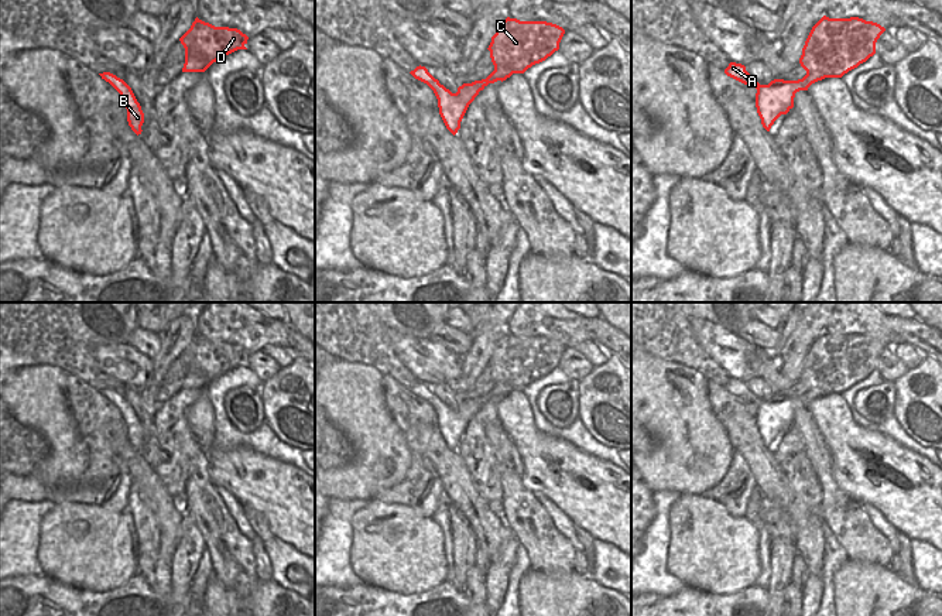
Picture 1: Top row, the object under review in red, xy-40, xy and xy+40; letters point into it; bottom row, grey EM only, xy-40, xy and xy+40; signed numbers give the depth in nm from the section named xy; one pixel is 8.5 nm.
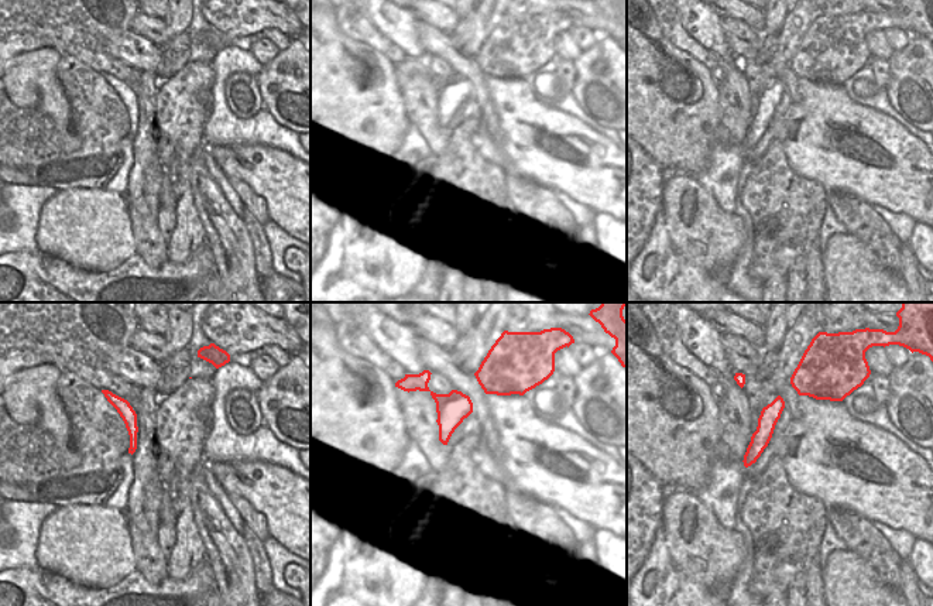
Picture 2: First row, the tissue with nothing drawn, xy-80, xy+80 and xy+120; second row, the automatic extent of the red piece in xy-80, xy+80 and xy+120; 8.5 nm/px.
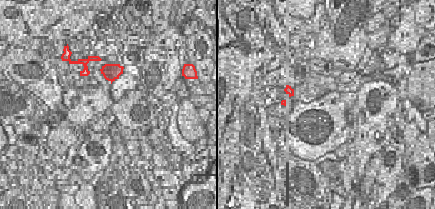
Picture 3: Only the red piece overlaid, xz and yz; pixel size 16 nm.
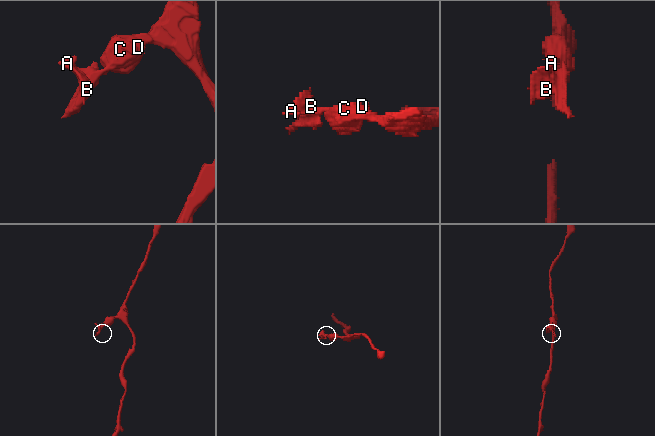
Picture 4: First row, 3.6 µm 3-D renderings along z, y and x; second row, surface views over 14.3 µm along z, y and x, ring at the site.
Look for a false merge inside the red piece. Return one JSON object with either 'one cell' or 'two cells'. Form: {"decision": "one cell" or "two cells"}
{"decision": "two cells"}

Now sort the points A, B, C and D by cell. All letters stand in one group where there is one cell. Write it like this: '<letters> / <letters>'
A B / C D

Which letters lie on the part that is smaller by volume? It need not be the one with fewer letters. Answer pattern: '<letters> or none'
A, B

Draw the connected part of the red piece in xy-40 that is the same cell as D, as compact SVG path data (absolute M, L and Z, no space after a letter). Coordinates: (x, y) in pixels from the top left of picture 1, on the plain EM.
M198 333L179 355L185 365L182 389L205 389L213 379L237 367L247 366L249 353L237 345L215 343Z

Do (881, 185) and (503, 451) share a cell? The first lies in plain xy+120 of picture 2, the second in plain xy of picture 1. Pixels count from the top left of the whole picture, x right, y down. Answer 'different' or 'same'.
different

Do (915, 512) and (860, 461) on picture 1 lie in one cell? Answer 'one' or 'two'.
one

